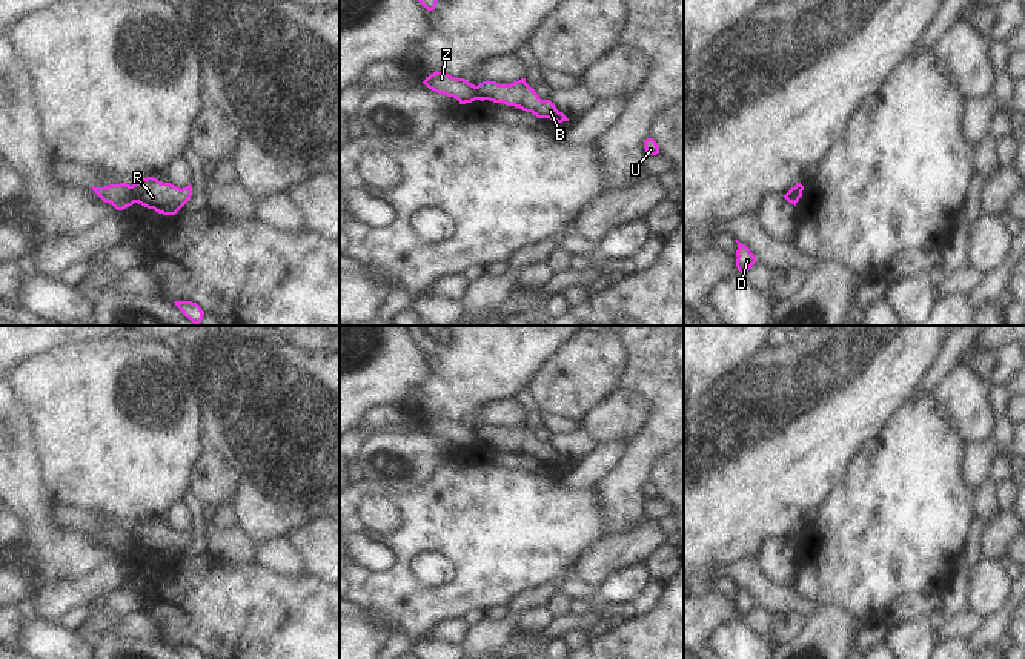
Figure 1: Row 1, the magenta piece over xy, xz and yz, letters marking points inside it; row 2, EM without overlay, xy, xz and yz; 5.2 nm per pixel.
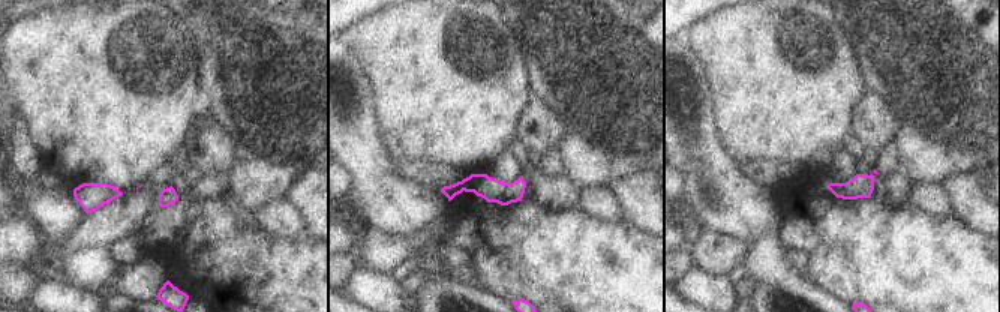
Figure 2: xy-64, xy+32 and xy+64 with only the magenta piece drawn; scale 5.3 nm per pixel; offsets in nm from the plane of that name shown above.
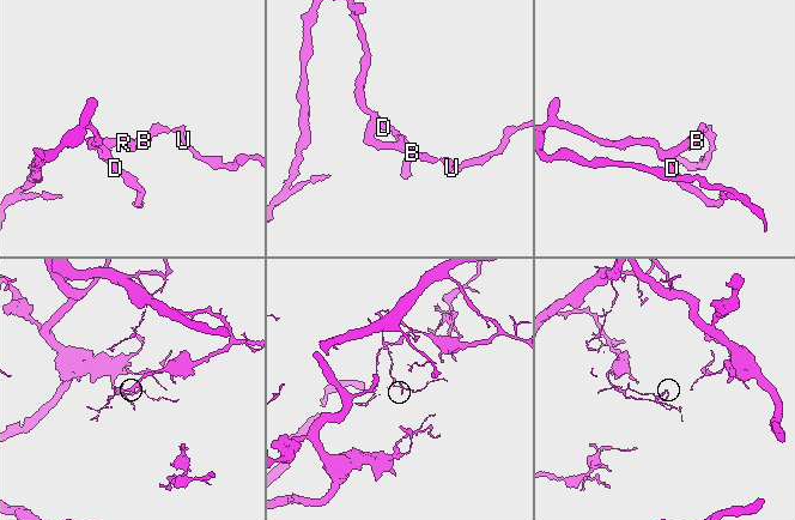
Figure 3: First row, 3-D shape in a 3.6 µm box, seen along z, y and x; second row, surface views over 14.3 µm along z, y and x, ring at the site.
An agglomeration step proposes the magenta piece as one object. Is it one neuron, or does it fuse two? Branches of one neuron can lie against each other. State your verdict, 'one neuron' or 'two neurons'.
two neurons

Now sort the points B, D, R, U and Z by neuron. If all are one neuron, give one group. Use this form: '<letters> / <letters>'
B R U / D Z

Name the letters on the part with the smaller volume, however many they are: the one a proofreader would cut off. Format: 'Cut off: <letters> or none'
Cut off: B, R, U

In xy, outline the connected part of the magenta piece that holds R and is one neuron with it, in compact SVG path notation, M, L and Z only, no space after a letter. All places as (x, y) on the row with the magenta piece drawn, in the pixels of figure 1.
M148 177L132 184L132 195L135 203L148 209L163 215L175 215L189 201L192 186L180 189L171 183Z

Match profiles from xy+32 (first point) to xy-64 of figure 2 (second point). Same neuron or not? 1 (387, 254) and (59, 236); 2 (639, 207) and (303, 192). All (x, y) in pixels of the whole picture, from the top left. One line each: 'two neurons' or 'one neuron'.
1: two neurons
2: one neuron

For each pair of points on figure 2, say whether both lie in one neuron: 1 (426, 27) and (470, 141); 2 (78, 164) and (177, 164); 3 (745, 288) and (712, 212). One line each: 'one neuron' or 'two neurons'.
1: one neuron
2: two neurons
3: two neurons

